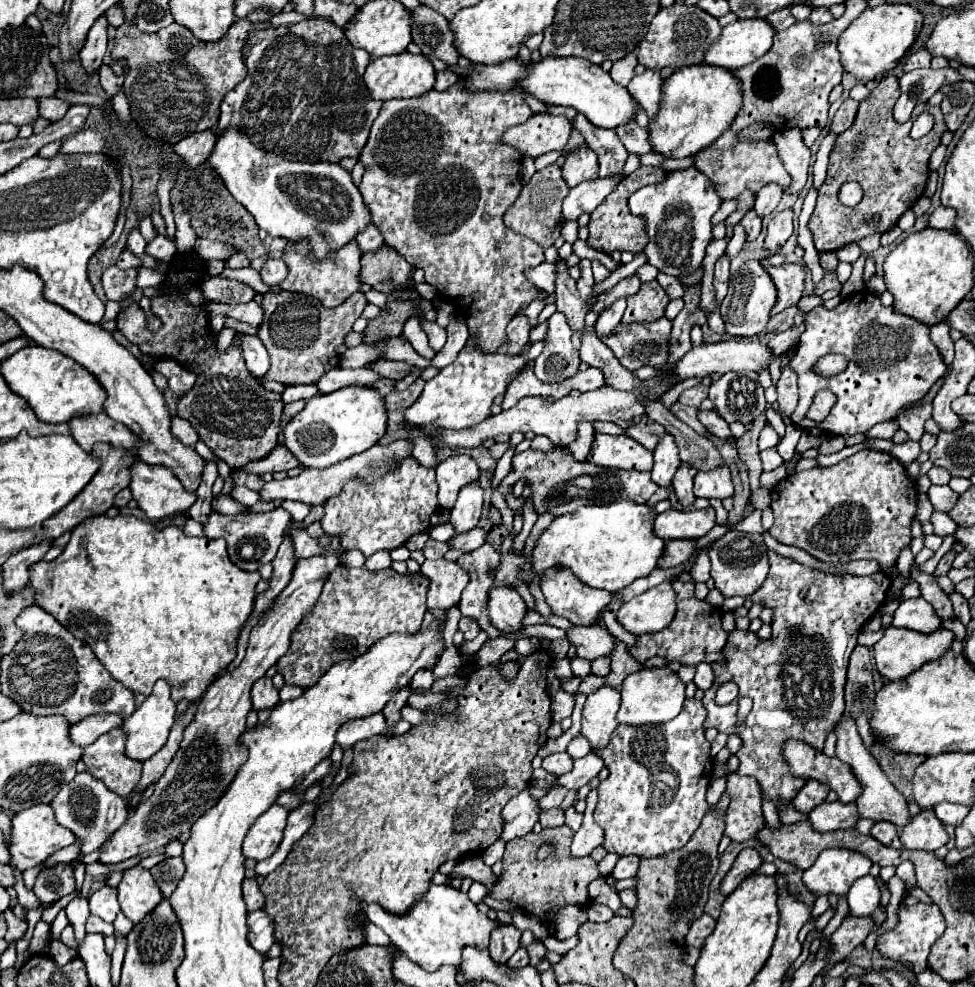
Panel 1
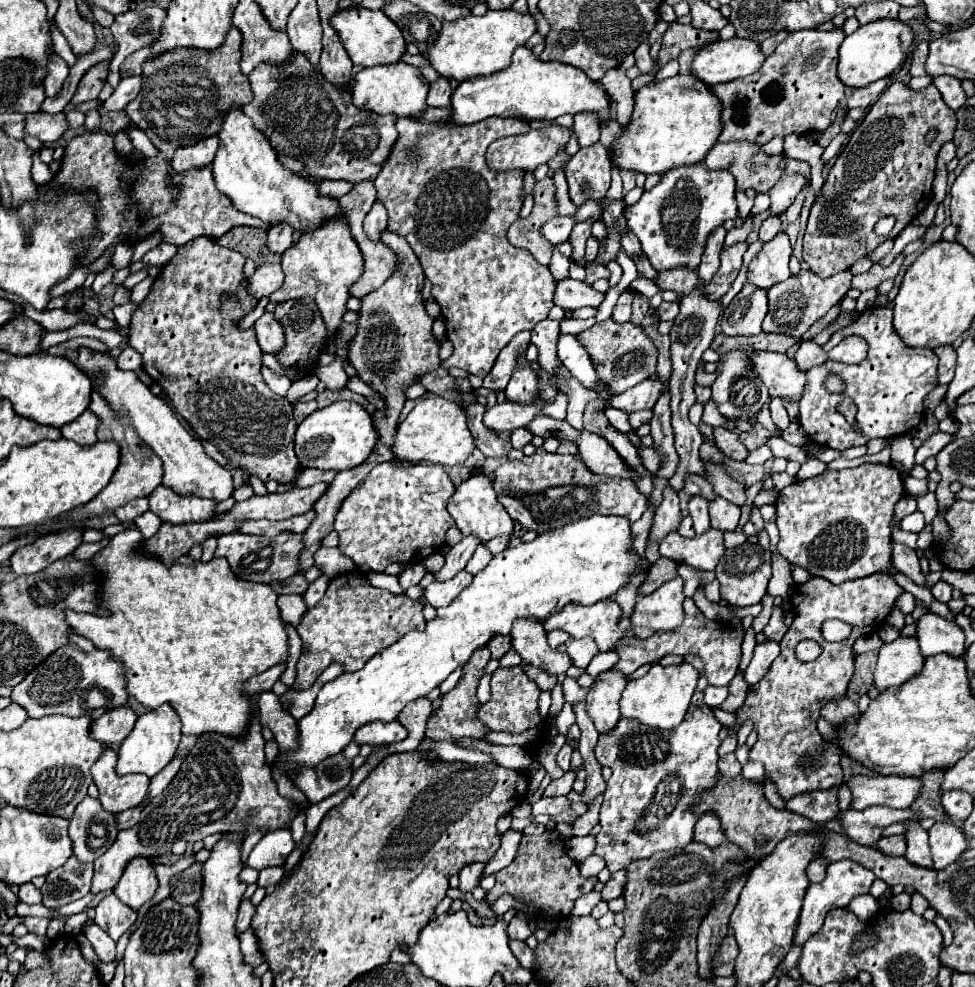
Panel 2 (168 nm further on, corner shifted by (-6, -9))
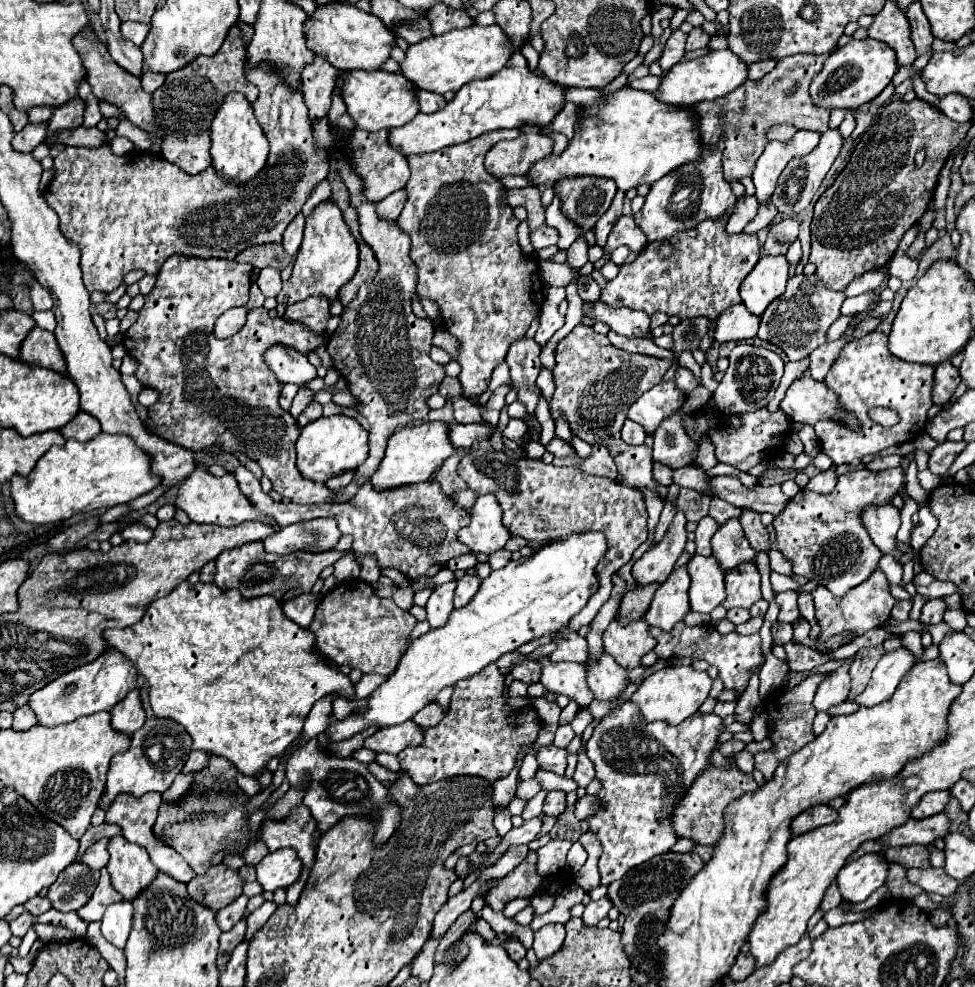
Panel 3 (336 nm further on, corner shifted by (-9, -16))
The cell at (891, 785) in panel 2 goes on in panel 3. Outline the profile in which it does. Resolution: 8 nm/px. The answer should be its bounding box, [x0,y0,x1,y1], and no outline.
[912,790,950,820]

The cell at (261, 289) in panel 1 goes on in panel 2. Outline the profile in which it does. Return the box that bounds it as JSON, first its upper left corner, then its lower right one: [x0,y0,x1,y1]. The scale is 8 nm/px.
[269,221,363,333]

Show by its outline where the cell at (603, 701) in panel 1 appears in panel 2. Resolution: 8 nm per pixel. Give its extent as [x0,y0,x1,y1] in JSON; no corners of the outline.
[587,673,627,733]

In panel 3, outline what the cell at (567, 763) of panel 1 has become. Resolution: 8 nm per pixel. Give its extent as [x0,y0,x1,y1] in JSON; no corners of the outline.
[542,792,566,818]

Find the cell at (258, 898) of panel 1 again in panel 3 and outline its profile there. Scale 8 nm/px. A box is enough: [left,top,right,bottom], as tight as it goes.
[218,920,246,970]

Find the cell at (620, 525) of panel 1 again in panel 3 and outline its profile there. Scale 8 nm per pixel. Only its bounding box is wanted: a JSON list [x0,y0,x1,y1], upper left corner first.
[326,532,604,740]

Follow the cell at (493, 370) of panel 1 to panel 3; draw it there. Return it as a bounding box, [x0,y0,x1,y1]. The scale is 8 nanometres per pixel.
[370,422,456,492]

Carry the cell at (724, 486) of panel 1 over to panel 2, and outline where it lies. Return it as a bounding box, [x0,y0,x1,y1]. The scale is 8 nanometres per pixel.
[709,497,739,531]

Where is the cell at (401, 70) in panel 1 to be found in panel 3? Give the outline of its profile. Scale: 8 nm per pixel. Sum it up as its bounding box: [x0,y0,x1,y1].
[336,70,418,132]

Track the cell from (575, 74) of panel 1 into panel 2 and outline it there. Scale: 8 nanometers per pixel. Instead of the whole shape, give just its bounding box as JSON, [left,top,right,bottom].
[451,47,611,123]

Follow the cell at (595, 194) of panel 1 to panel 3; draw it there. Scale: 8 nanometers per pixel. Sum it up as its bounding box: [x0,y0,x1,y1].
[530,224,558,250]

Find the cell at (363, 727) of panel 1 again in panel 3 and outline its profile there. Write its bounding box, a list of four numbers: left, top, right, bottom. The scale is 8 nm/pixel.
[364,720,424,754]

